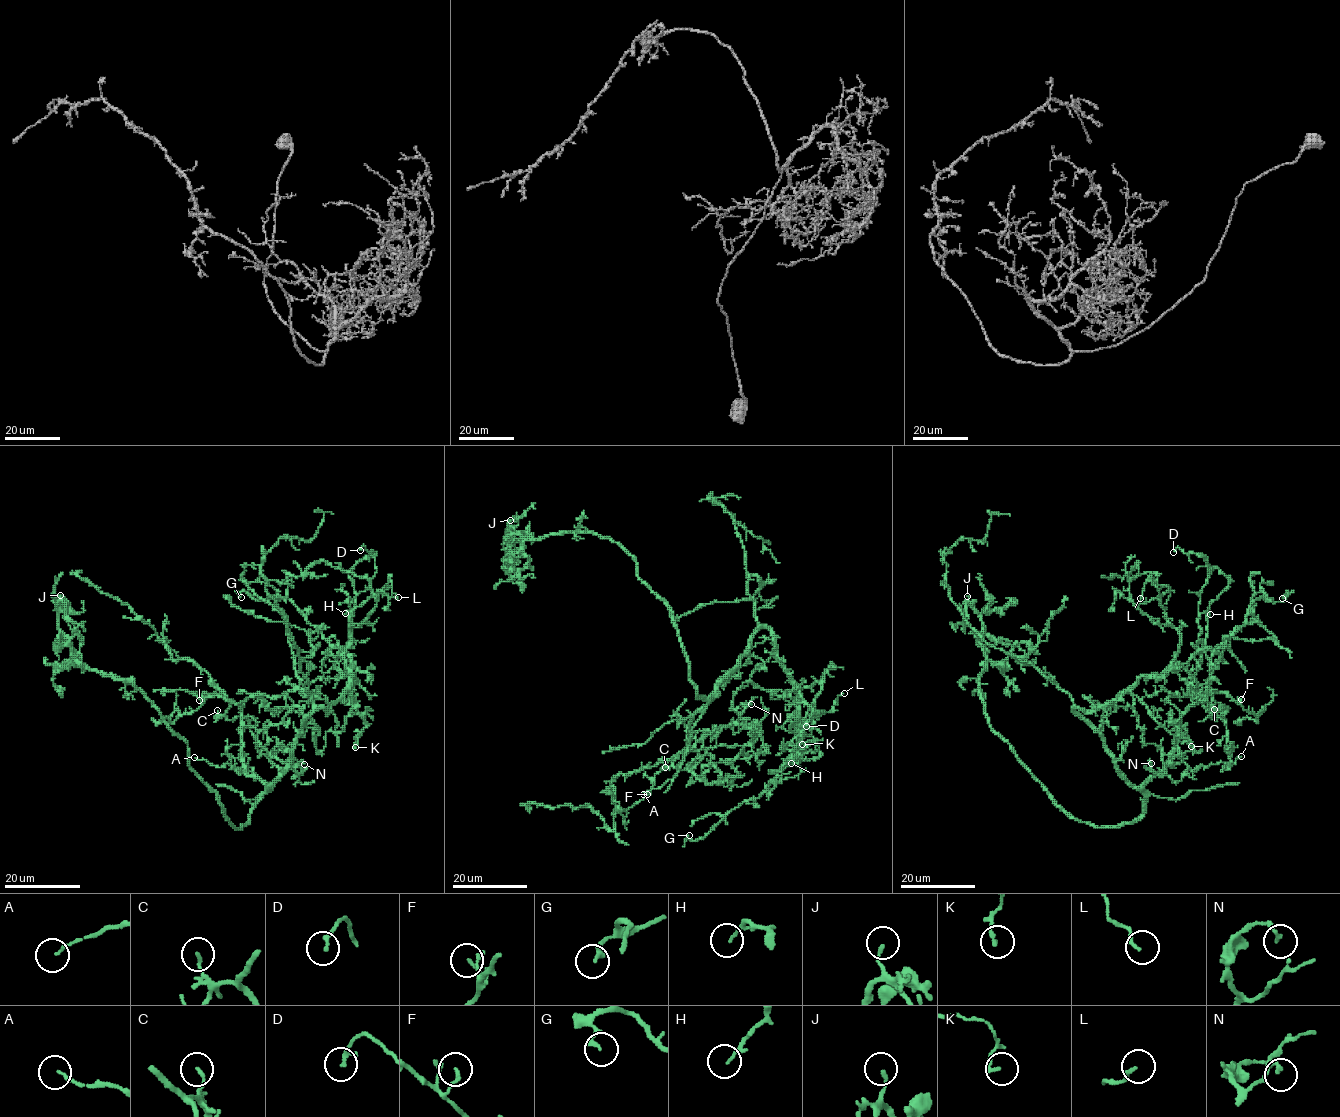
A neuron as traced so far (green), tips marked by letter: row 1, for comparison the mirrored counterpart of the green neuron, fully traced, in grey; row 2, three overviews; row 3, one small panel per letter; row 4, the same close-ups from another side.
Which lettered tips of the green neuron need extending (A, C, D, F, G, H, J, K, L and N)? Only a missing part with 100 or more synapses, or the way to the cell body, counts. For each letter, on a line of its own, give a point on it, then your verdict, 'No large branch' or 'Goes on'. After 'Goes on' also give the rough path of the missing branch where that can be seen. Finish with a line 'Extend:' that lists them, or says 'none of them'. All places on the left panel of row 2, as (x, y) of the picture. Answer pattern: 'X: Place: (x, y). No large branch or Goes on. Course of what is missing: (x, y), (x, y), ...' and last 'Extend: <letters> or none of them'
A: Place: (194, 757). No large branch
C: Place: (217, 710). No large branch
D: Place: (360, 550). No large branch
F: Place: (199, 700). No large branch
G: Place: (241, 597). No large branch
H: Place: (345, 613). No large branch
J: Place: (60, 595). No large branch
K: Place: (355, 747). No large branch
L: Place: (398, 597). No large branch
N: Place: (304, 764). No large branch
Extend: none of them

